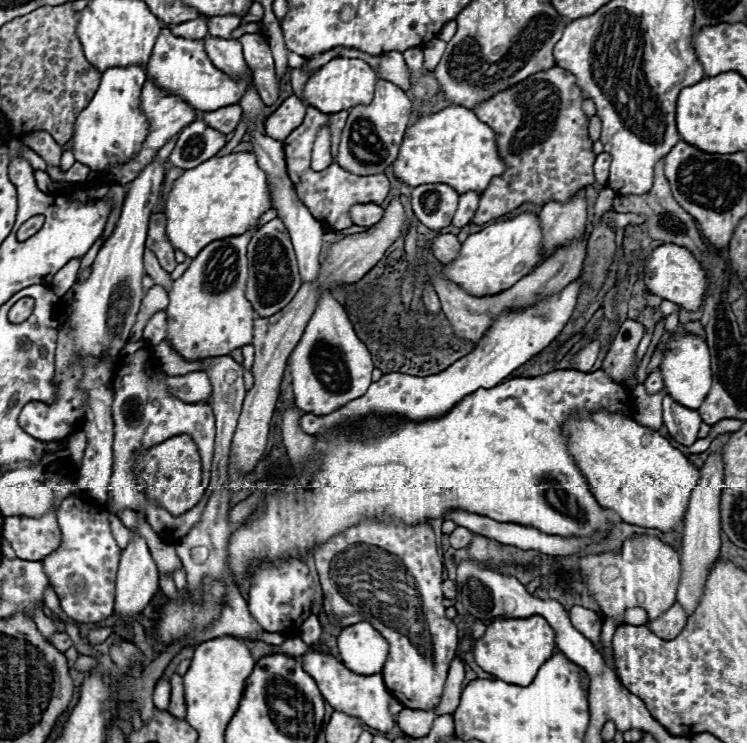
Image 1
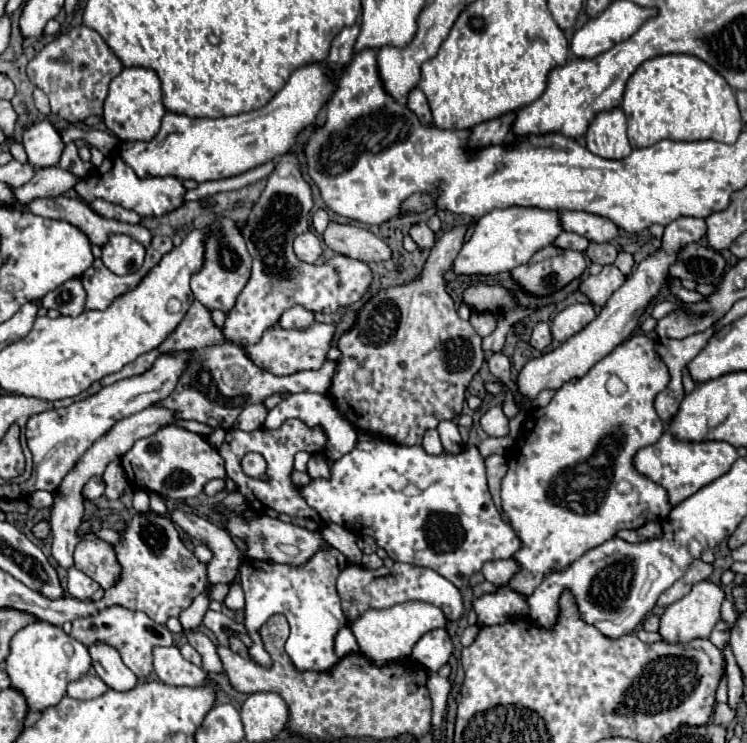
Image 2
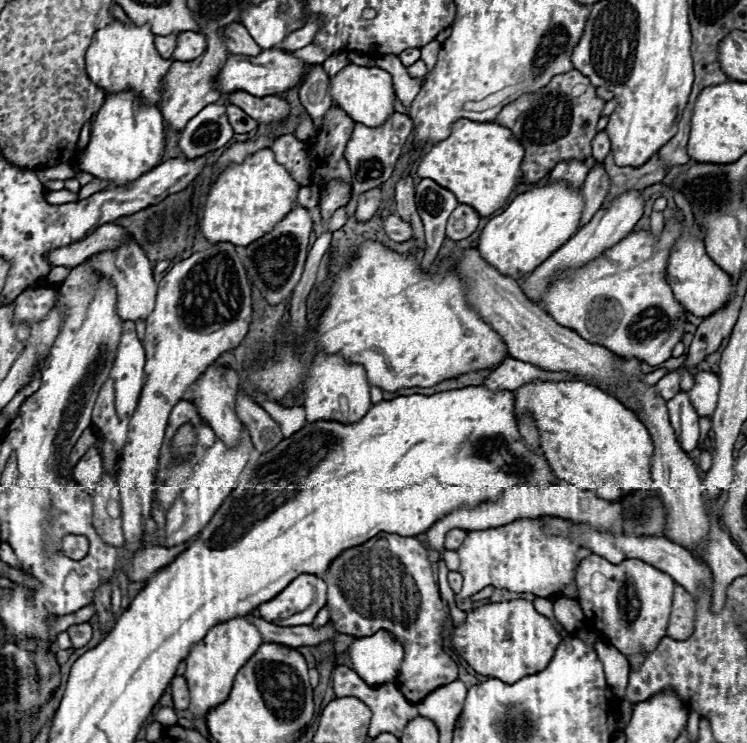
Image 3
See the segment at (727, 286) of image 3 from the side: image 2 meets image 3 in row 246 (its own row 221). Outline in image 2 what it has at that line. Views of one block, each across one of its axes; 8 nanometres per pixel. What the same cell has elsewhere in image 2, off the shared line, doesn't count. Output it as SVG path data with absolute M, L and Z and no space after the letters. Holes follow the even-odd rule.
M678 218L674 222L670 222L664 228L664 236L662 236L662 246L652 252L650 256L646 256L636 270L626 276L624 284L610 296L610 300L602 306L600 314L588 324L584 326L578 334L574 334L570 340L562 342L556 350L542 354L538 358L532 358L522 372L518 374L518 390L524 398L534 400L538 396L540 390L550 388L550 390L558 390L558 386L582 378L582 374L586 374L598 360L602 360L606 354L610 354L618 344L622 344L626 338L630 338L630 334L636 330L640 316L644 314L646 306L658 296L662 284L670 278L668 268L678 260L680 250L690 244L690 242L698 242L702 236L706 234L706 222L702 218Z

